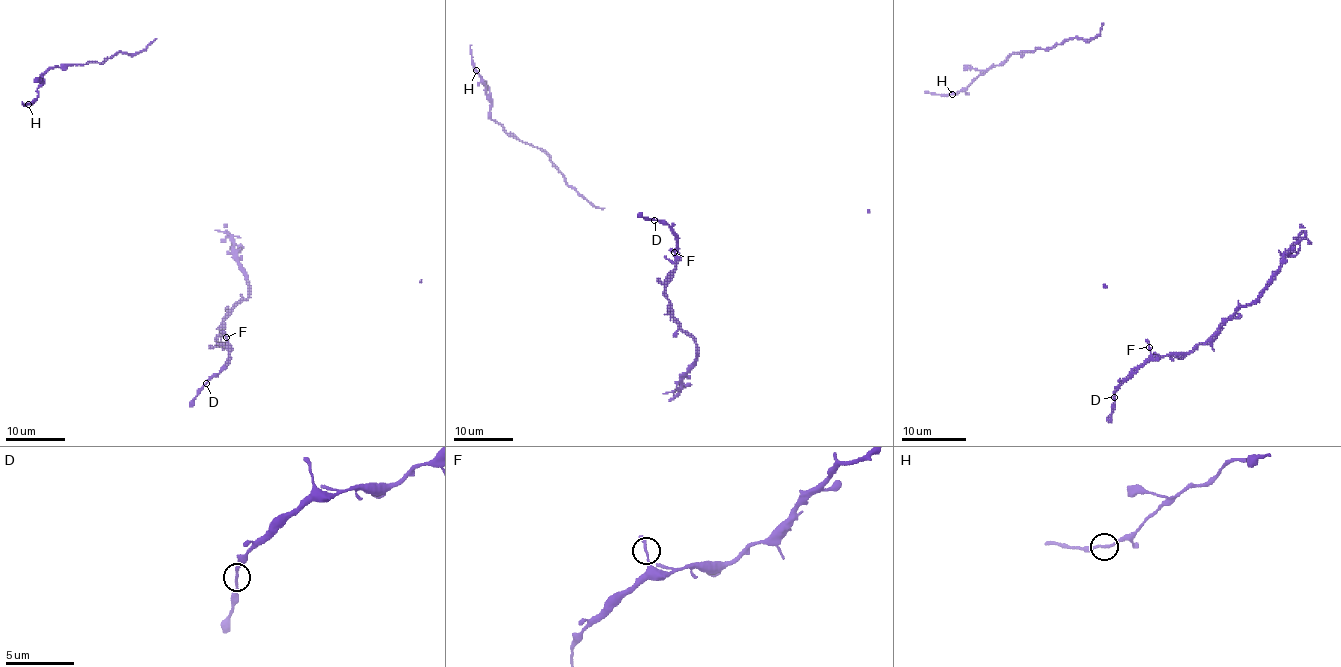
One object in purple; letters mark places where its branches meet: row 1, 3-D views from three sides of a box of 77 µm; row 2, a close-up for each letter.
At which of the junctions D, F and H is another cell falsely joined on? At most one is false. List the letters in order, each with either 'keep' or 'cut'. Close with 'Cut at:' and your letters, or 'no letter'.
D: keep
F: keep
H: keep
Cut at: no letter

